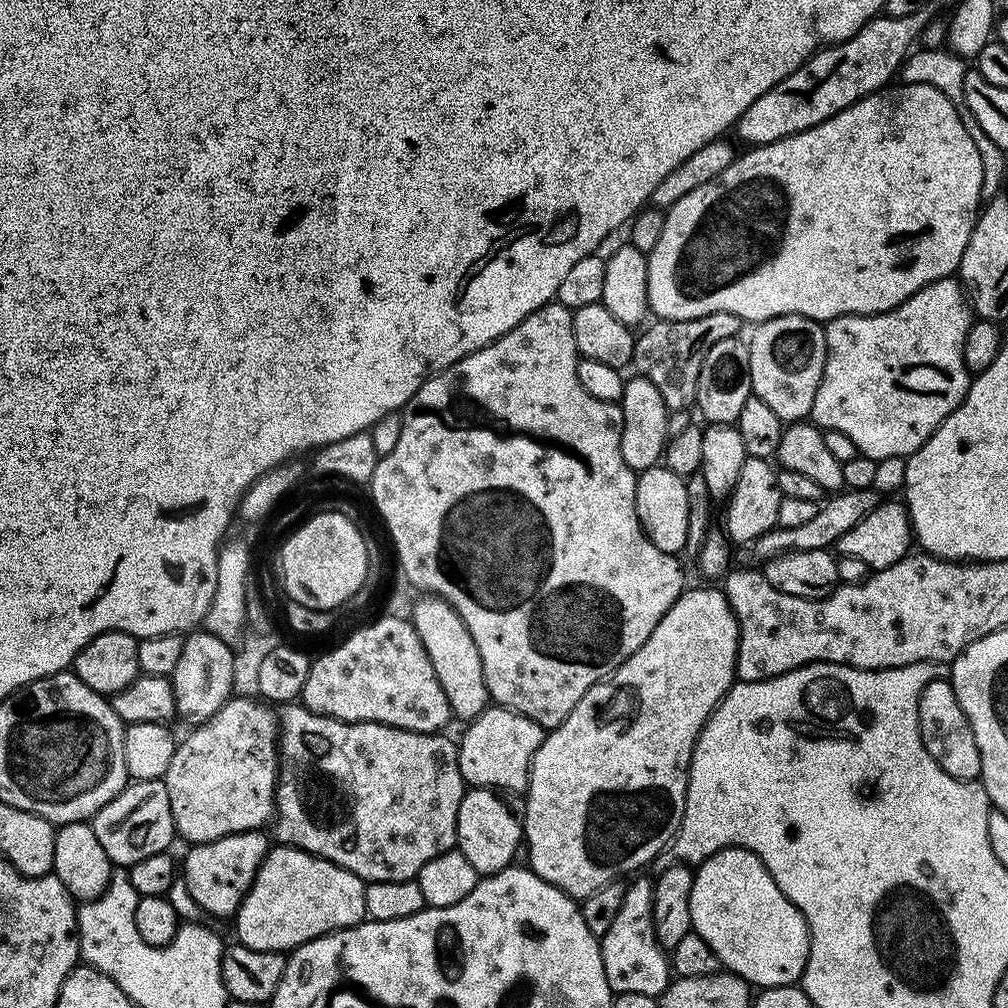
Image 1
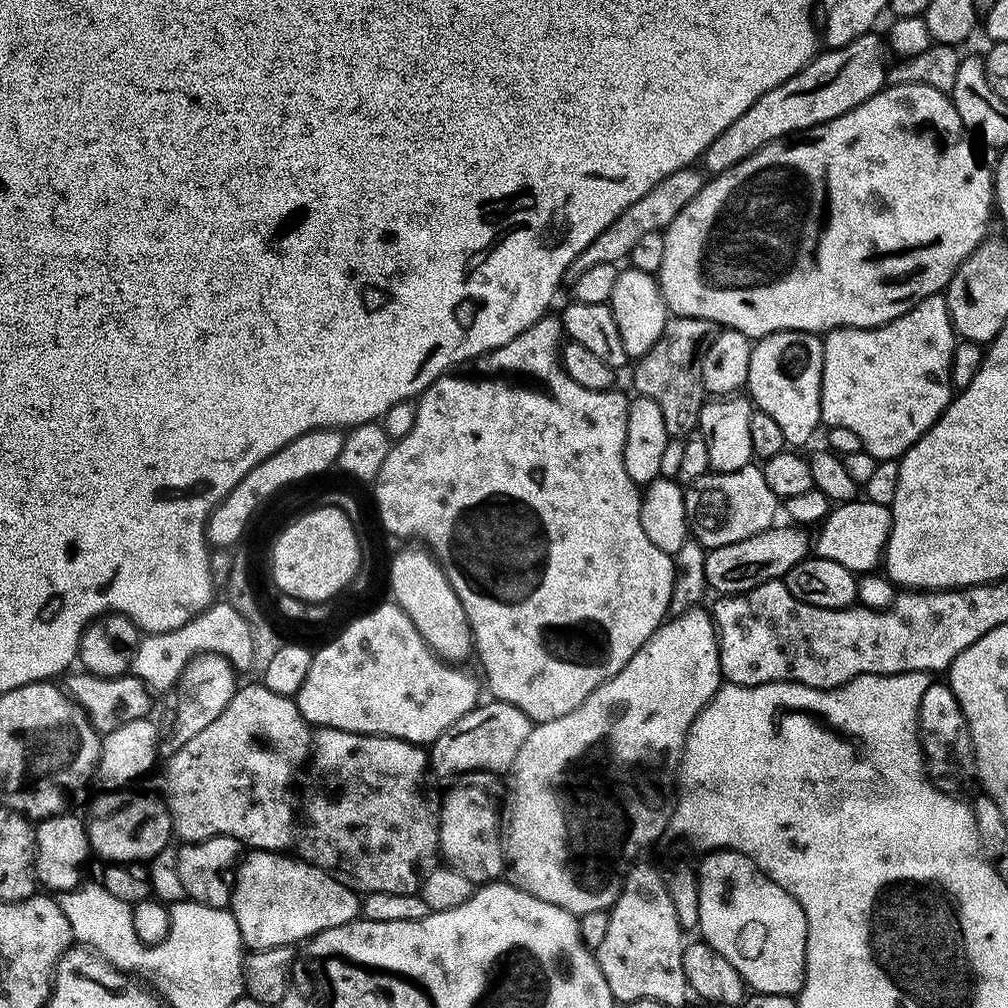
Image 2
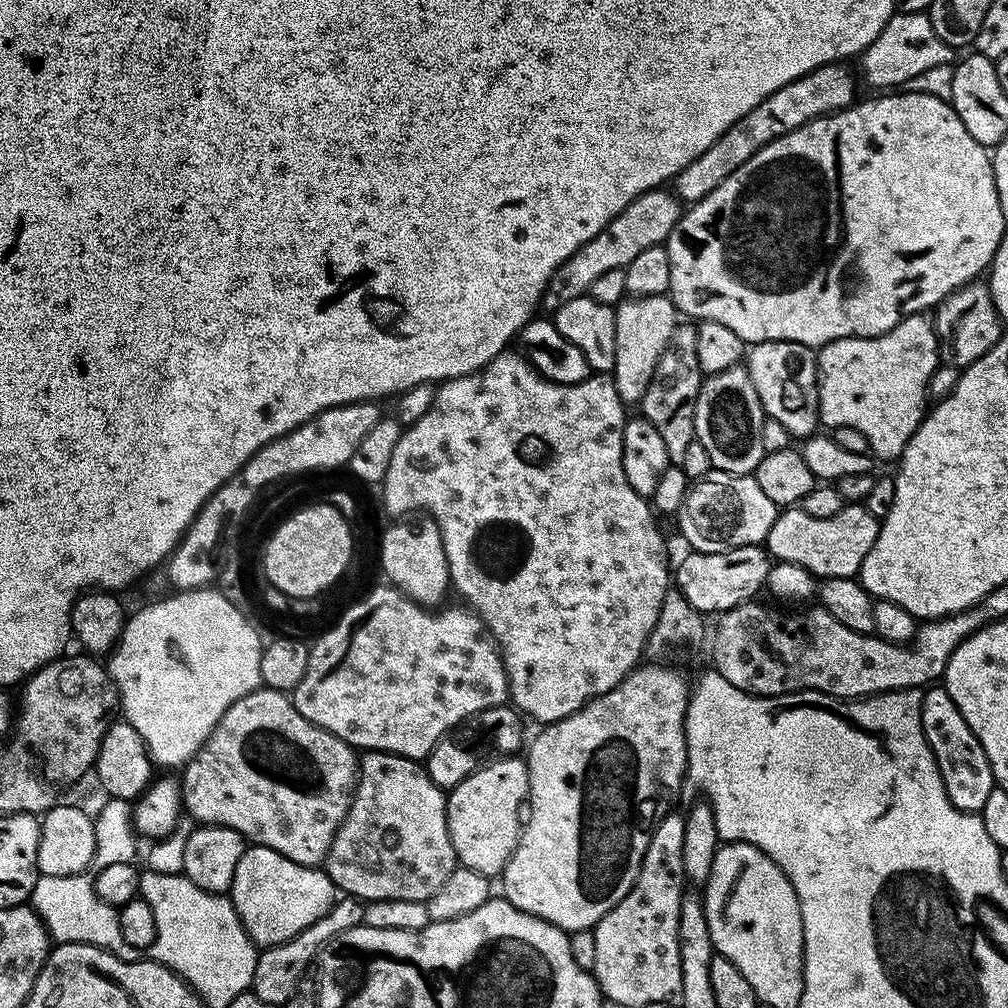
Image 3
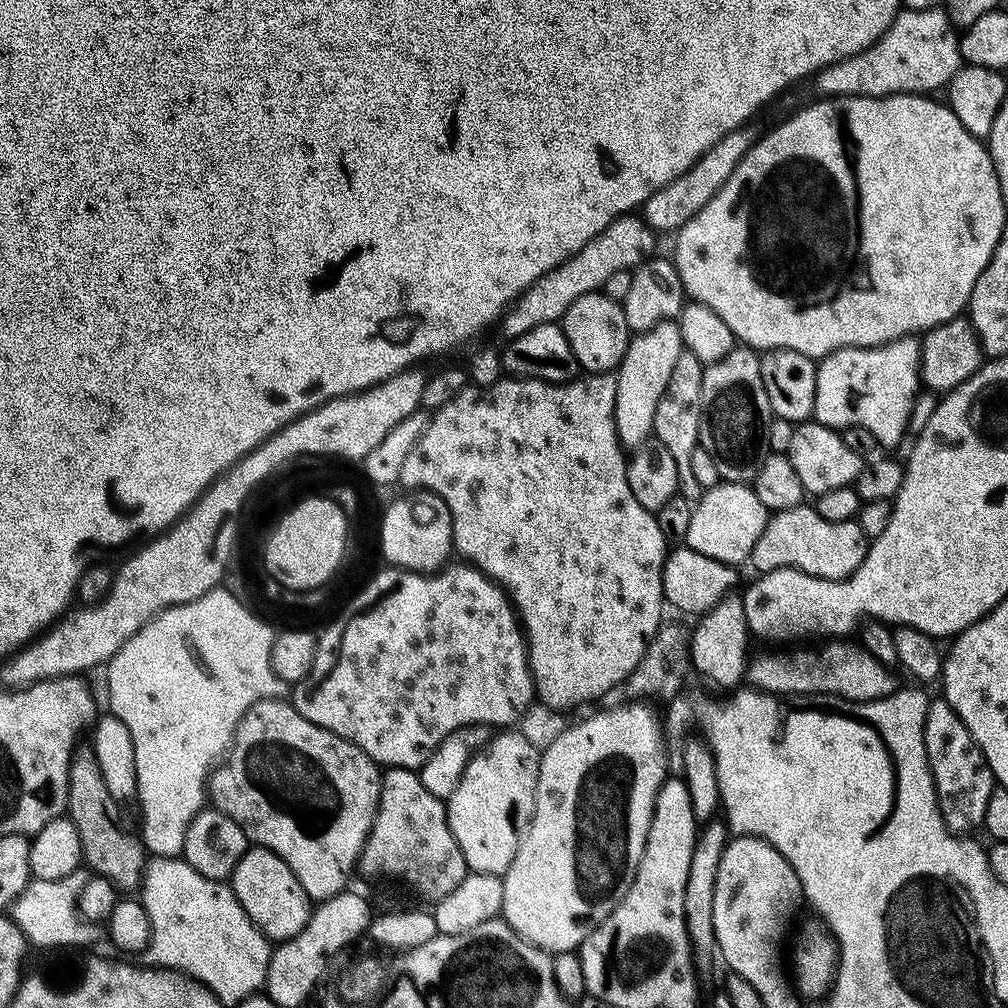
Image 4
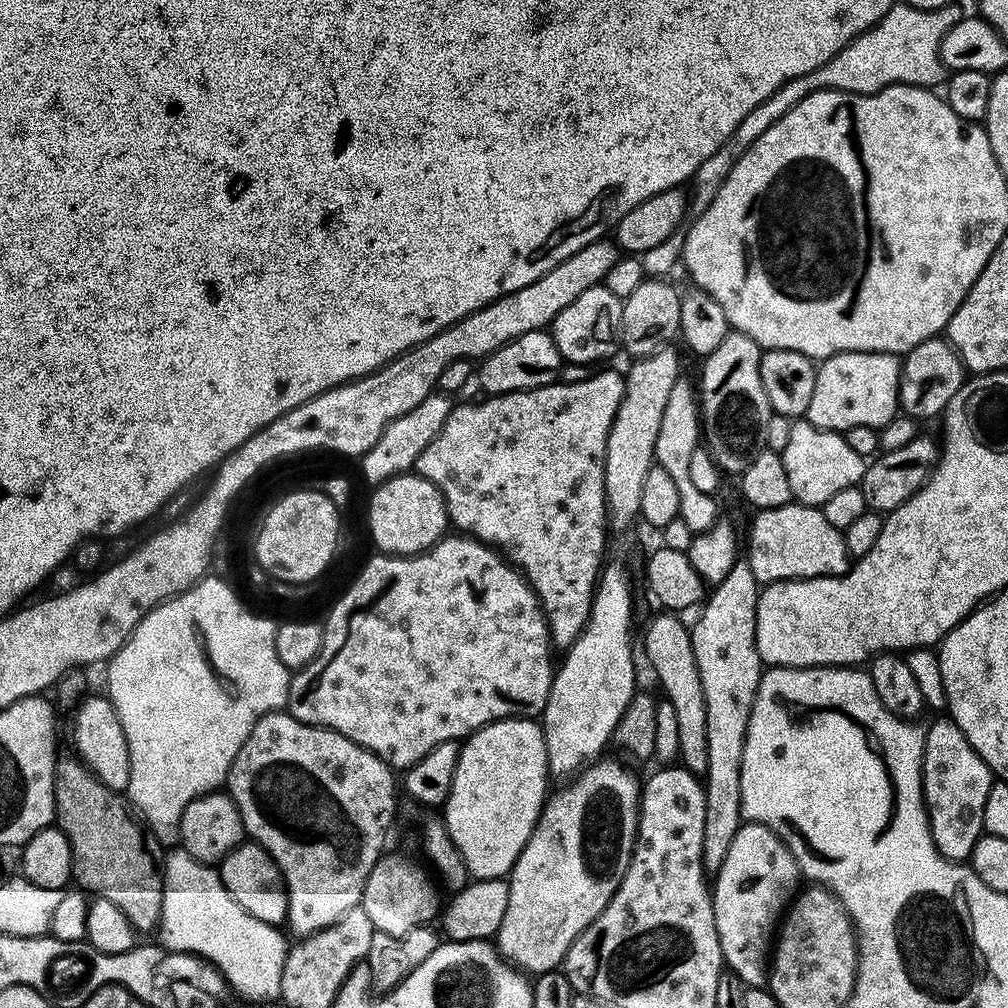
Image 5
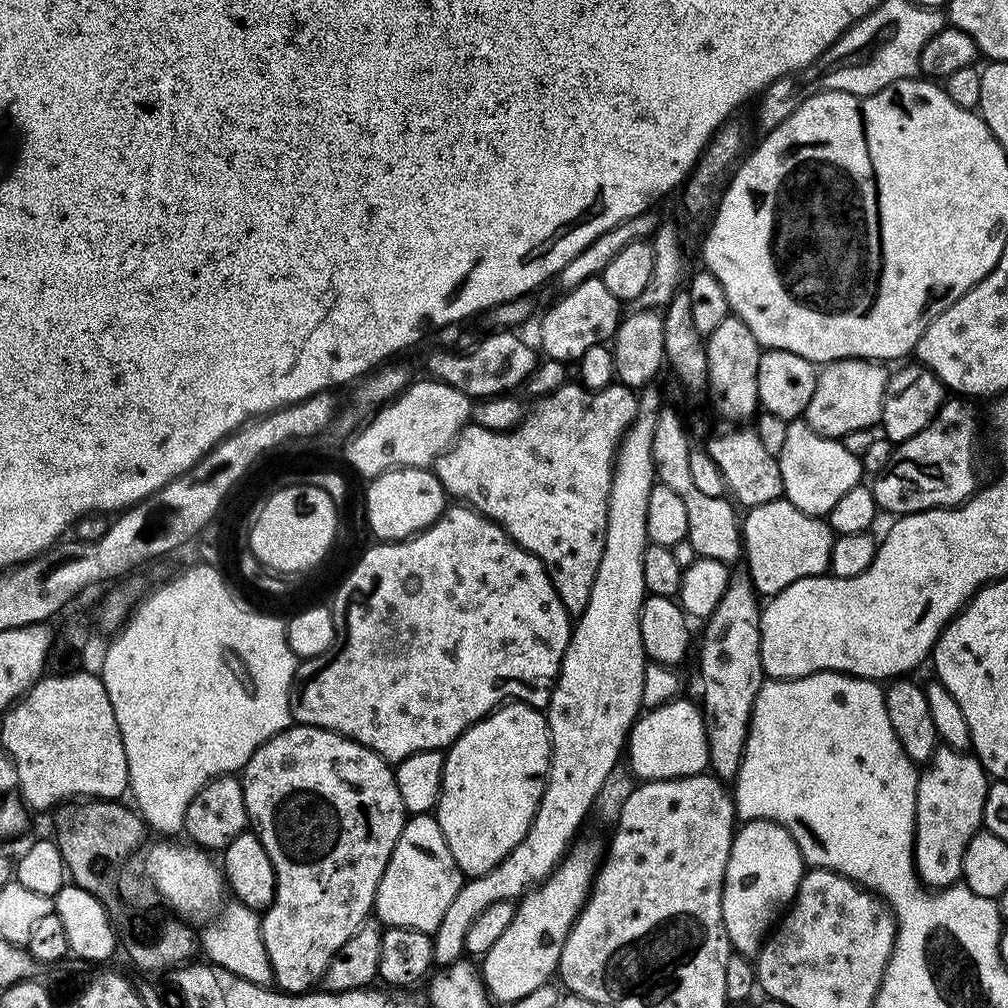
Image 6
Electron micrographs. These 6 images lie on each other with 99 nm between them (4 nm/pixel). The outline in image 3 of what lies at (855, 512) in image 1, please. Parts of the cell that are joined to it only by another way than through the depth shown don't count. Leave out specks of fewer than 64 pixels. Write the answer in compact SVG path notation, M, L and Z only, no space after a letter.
M751 544L750 546L738 546L734 550L726 550L725 552L697 552L695 550L689 551L687 553L689 556L685 558L684 561L681 562L680 565L675 565L674 568L674 584L677 589L681 592L682 595L685 596L687 602L689 602L690 606L693 607L694 610L701 612L703 614L709 614L709 612L713 612L713 614L719 614L721 612L725 612L726 610L730 610L734 606L738 606L739 604L745 604L747 600L759 597L762 589L768 583L768 575L772 570L773 561L770 559L767 551L761 545Z

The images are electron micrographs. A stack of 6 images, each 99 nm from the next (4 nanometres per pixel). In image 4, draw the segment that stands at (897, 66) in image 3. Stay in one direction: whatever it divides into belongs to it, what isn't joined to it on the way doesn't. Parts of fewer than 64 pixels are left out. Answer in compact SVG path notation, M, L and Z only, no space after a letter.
M943 7L927 8L926 10L910 10L904 8L897 12L894 22L866 50L854 54L850 58L840 60L823 68L814 77L819 95L824 98L837 96L918 96L932 94L935 88L943 89L958 74L962 67L960 59L960 42L957 29Z

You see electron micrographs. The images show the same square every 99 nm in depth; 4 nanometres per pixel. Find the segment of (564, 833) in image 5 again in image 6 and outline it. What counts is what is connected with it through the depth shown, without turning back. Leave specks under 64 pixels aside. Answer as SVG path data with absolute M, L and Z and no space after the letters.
M577 839L571 845L570 850L564 853L564 859L547 880L536 885L516 904L516 913L510 926L506 926L502 938L498 938L498 942L494 942L494 946L490 946L490 950L482 957L482 963L478 968L488 995L493 1001L501 1000L504 1006L511 1006L516 1000L534 994L534 990L538 990L538 986L549 983L557 975L562 946L566 942L574 922L580 916L580 911L584 909L584 904L592 895L592 884L596 880L596 873L600 871L601 863L602 844L596 840Z

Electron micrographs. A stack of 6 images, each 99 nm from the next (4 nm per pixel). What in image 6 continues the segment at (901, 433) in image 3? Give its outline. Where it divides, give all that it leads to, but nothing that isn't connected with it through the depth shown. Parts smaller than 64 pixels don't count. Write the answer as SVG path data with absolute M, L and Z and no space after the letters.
M833 360L819 369L814 398L810 398L810 406L806 413L808 424L814 431L823 436L842 438L850 434L850 430L862 430L879 425L884 395L888 389L889 373L884 372L885 365L871 360Z

